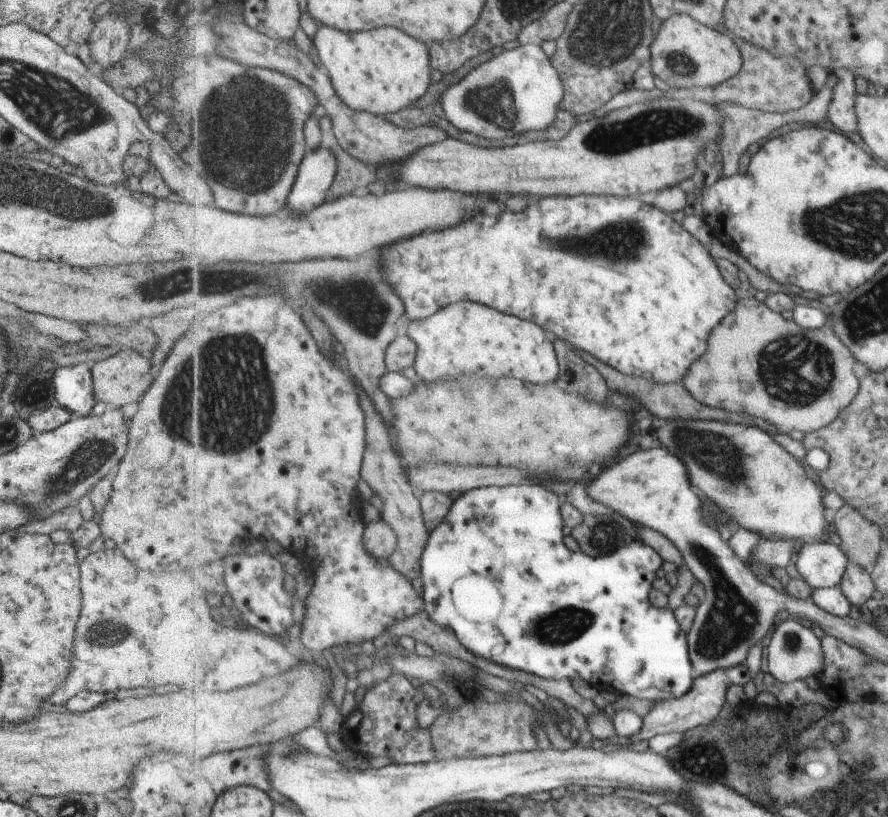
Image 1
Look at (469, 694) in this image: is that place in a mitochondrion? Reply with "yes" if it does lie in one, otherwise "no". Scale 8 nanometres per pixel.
no

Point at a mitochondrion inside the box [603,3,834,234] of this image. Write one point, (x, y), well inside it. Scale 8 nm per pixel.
(680, 63)

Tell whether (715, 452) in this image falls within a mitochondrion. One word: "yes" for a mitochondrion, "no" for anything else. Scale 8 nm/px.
yes

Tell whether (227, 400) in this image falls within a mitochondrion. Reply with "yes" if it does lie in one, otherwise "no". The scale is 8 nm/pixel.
yes

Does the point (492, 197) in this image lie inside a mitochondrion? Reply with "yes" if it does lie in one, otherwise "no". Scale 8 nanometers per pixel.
no

